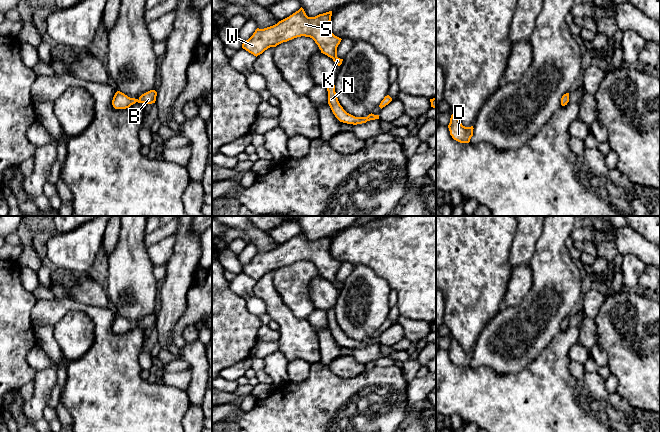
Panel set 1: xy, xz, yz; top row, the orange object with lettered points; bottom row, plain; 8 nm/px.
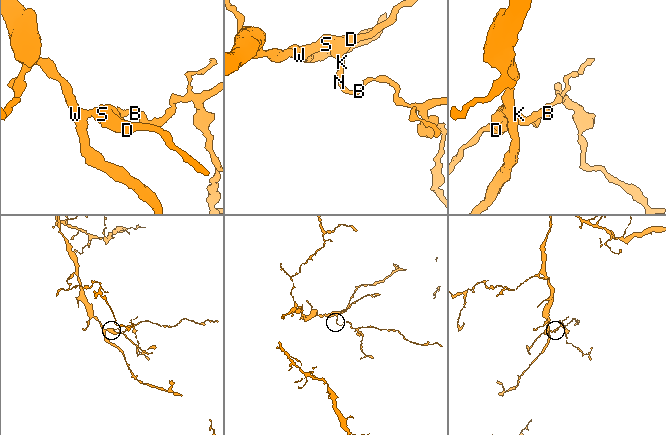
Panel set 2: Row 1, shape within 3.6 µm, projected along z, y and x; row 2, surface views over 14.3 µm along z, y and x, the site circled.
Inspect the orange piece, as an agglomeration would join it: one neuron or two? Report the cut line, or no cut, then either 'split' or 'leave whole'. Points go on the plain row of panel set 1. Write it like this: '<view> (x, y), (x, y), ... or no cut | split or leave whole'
no cut | leave whole

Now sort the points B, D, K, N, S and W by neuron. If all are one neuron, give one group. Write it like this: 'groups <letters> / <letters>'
groups B D K N S W

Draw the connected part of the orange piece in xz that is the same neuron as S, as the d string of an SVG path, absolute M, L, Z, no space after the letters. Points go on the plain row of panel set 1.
M301 231L273 250L264 253L257 252L253 259L243 266L242 272L257 281L270 271L305 260L312 262L321 277L332 282L340 290L343 283L337 281L337 271L342 263L331 256L331 240L332 235L308 241Z

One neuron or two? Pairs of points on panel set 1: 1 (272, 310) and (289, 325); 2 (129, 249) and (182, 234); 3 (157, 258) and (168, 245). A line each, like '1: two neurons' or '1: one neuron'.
1: one neuron
2: two neurons
3: one neuron

